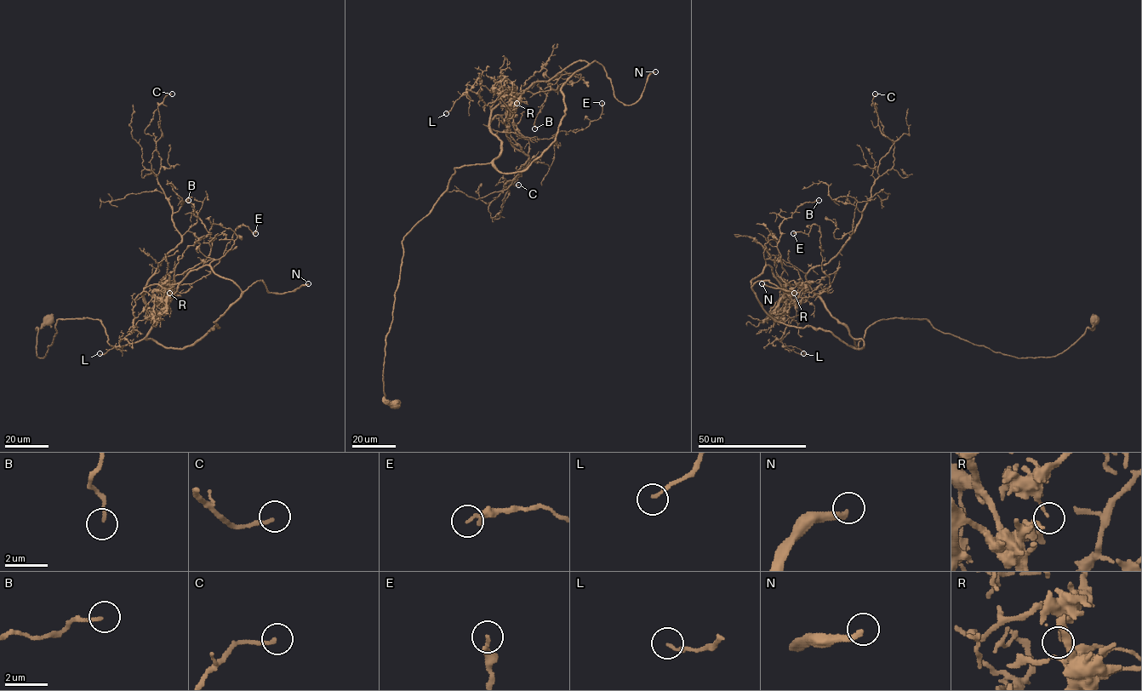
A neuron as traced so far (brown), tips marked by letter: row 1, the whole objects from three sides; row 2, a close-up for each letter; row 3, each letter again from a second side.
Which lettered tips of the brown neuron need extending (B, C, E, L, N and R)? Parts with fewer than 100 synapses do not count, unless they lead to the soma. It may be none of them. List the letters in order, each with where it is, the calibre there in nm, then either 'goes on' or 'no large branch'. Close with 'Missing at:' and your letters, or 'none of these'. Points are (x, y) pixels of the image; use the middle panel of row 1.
B: (534, 128) | 130 nm | no large branch
C: (518, 185) | 170 nm | no large branch
E: (602, 103) | 180 nm | no large branch
L: (446, 113) | 150 nm | no large branch
N: (655, 71) | 280 nm | goes on
R: (516, 103) | 130 nm | no large branch
Missing at: N

